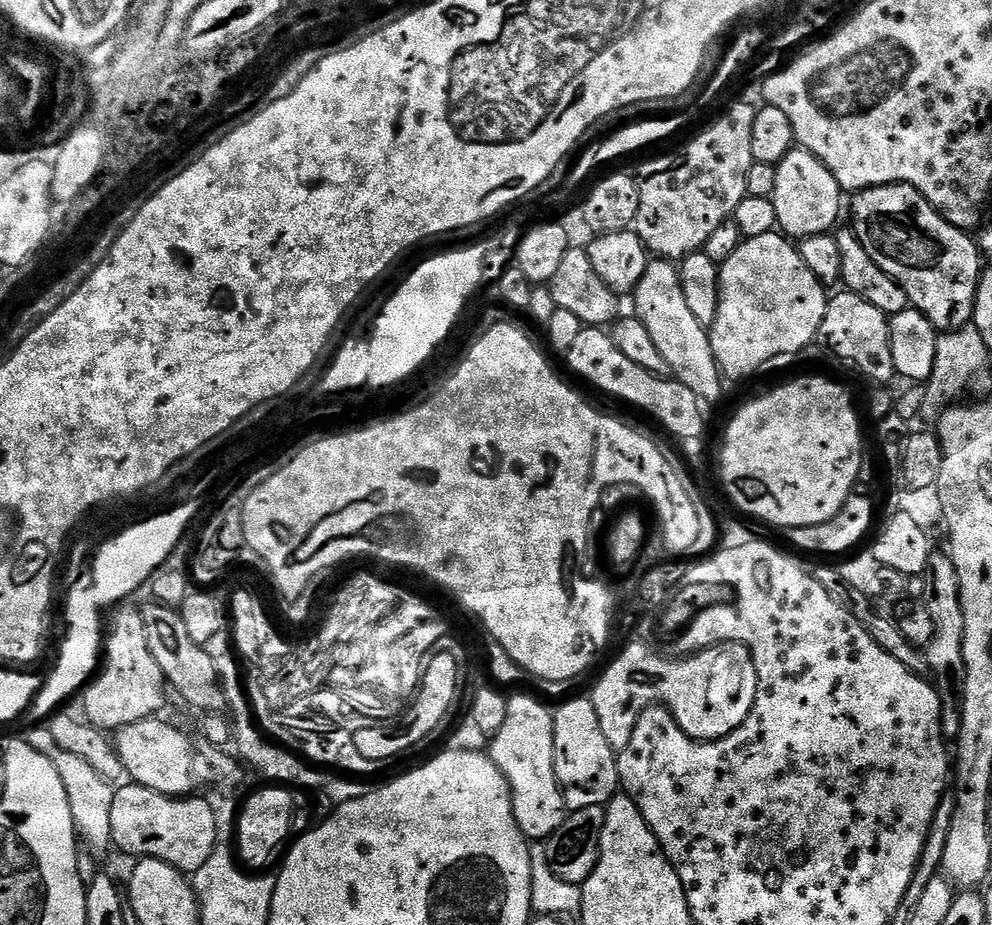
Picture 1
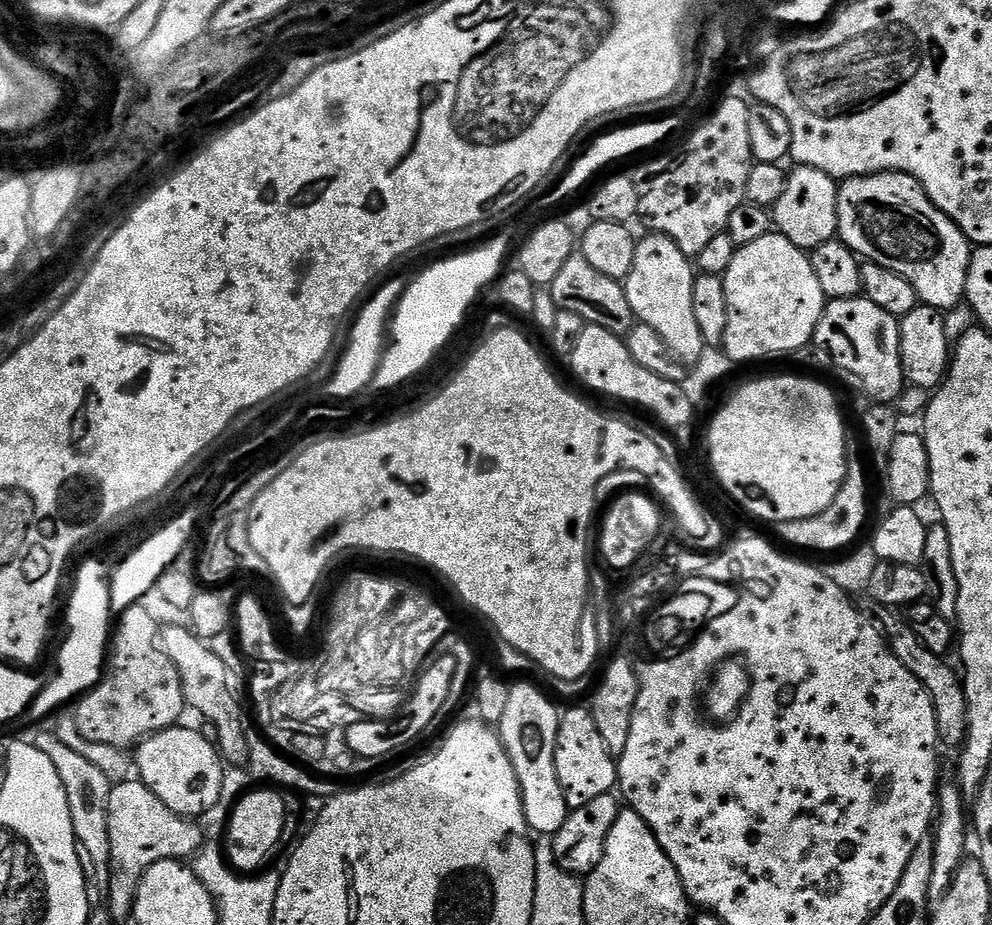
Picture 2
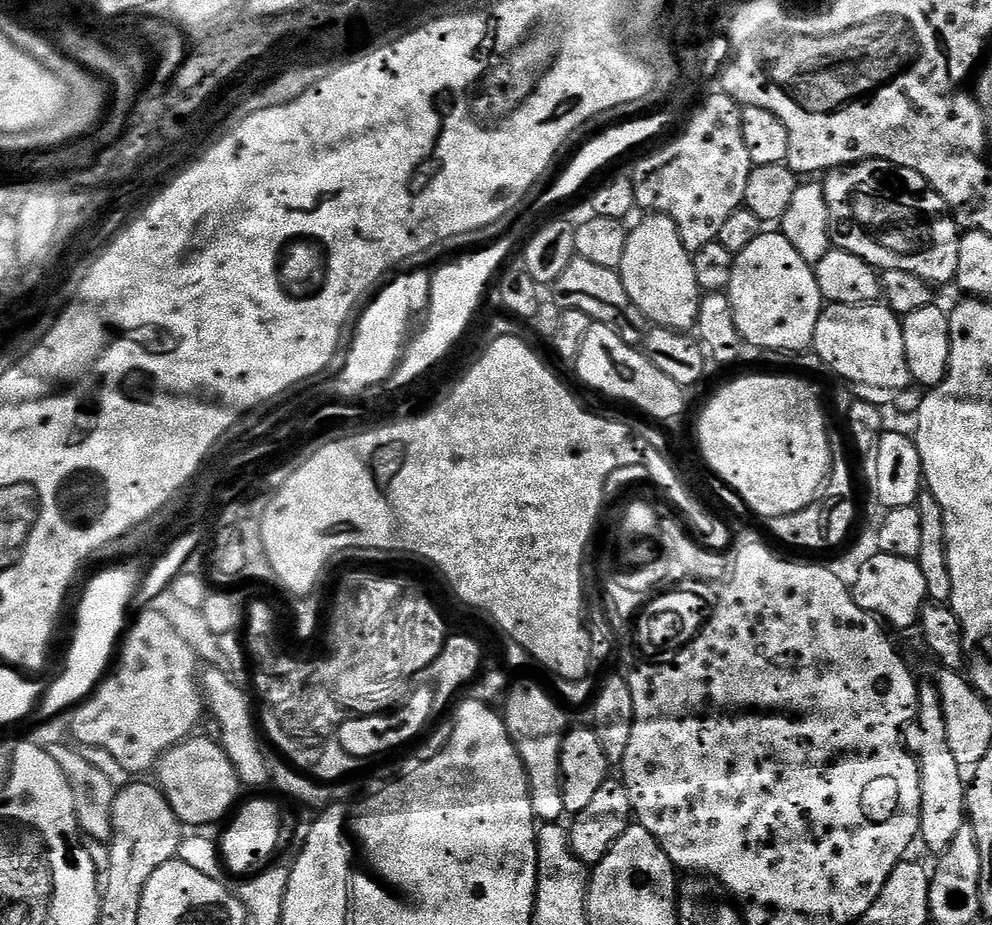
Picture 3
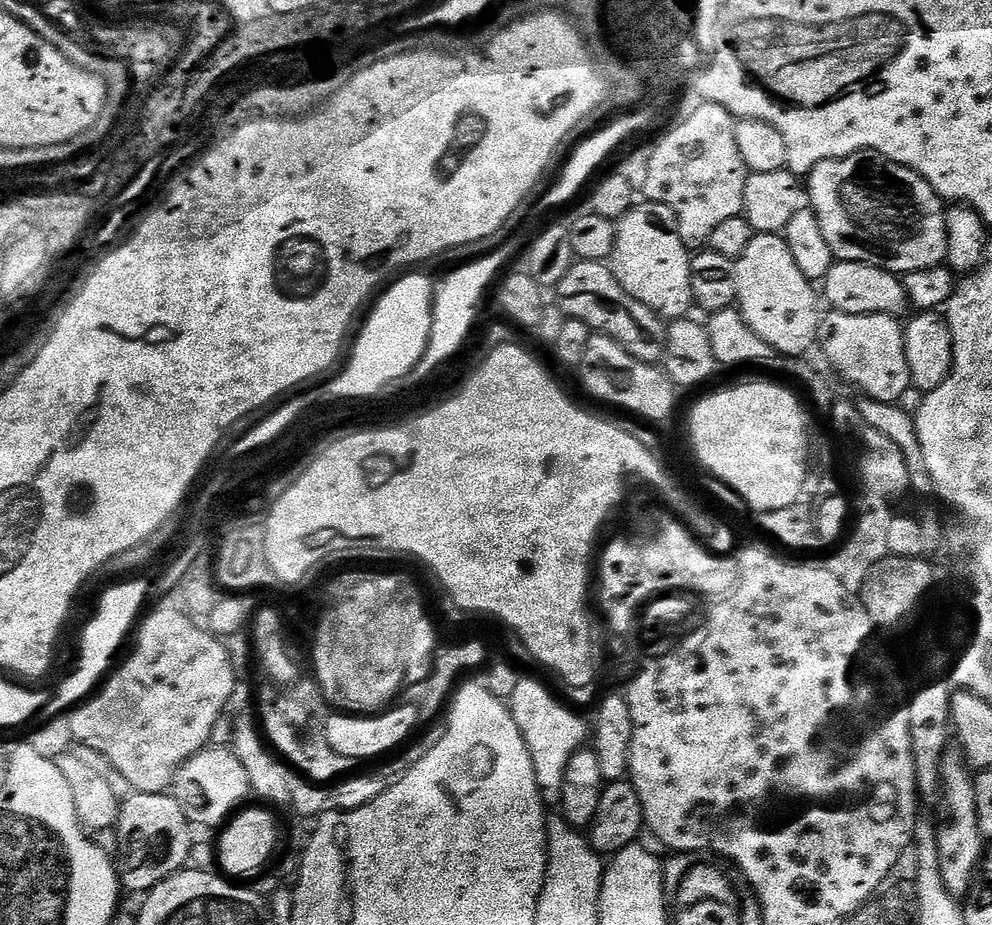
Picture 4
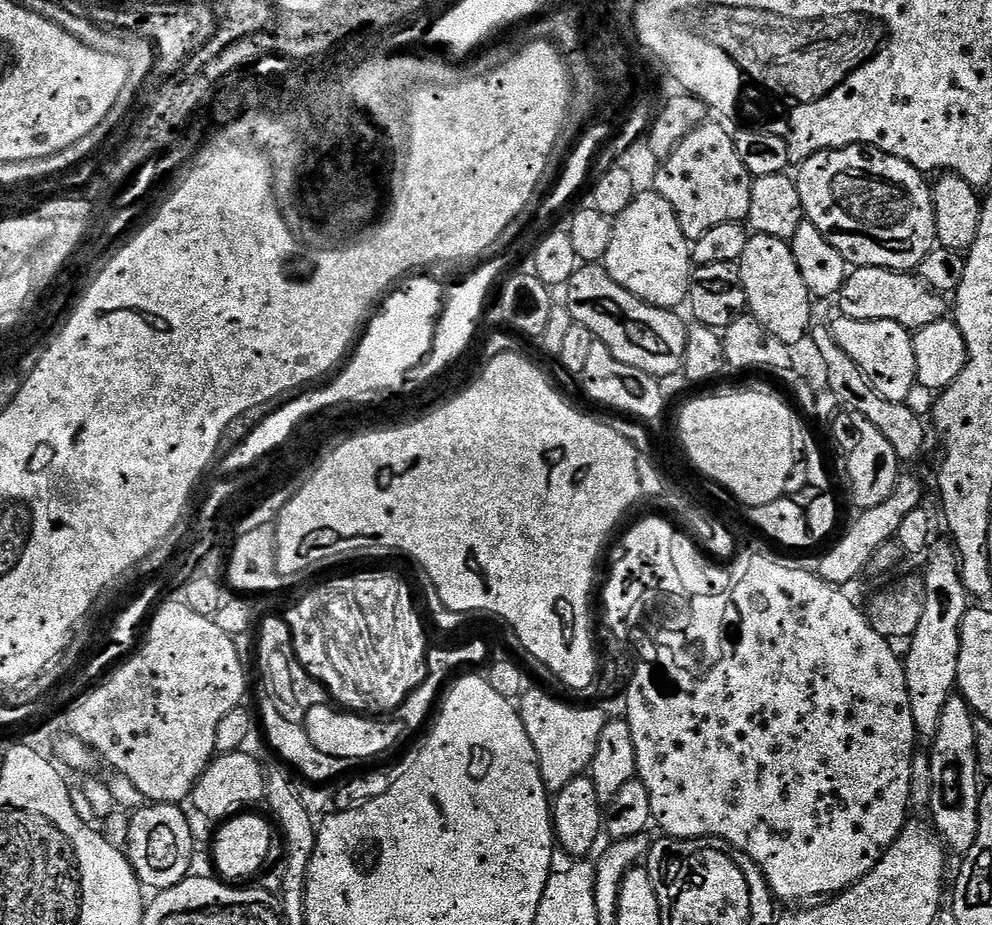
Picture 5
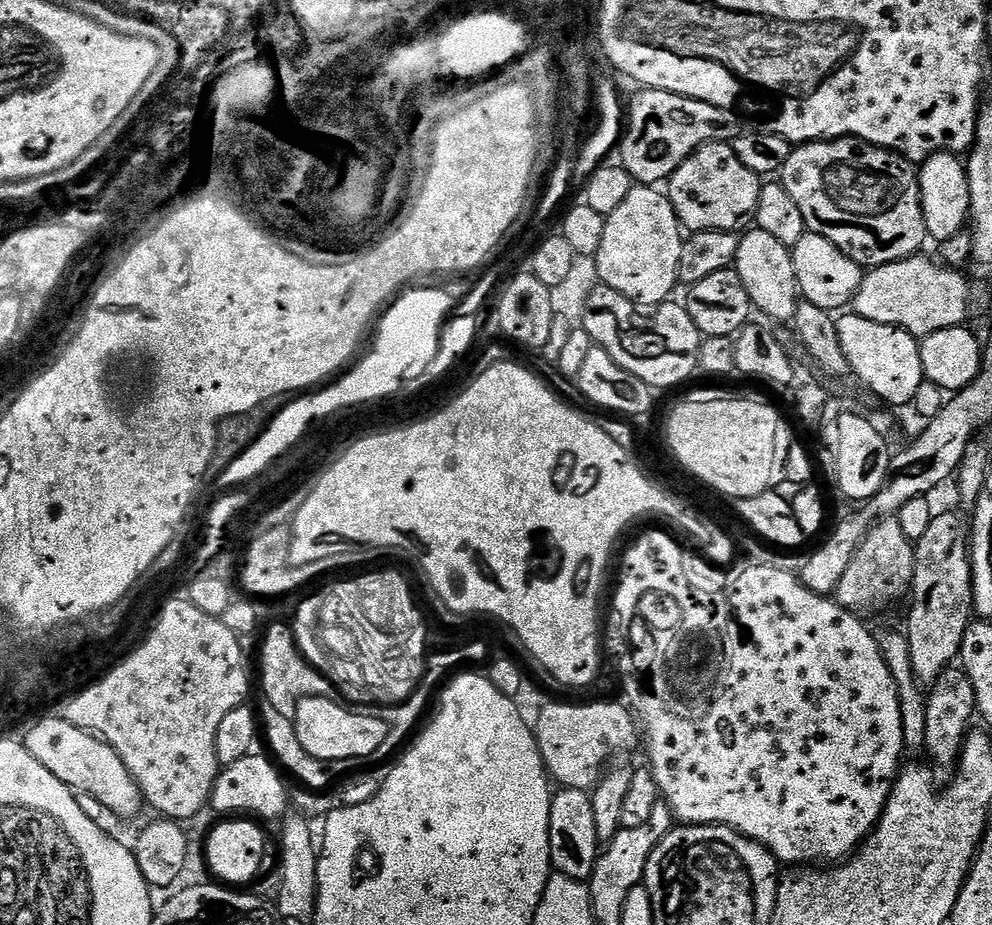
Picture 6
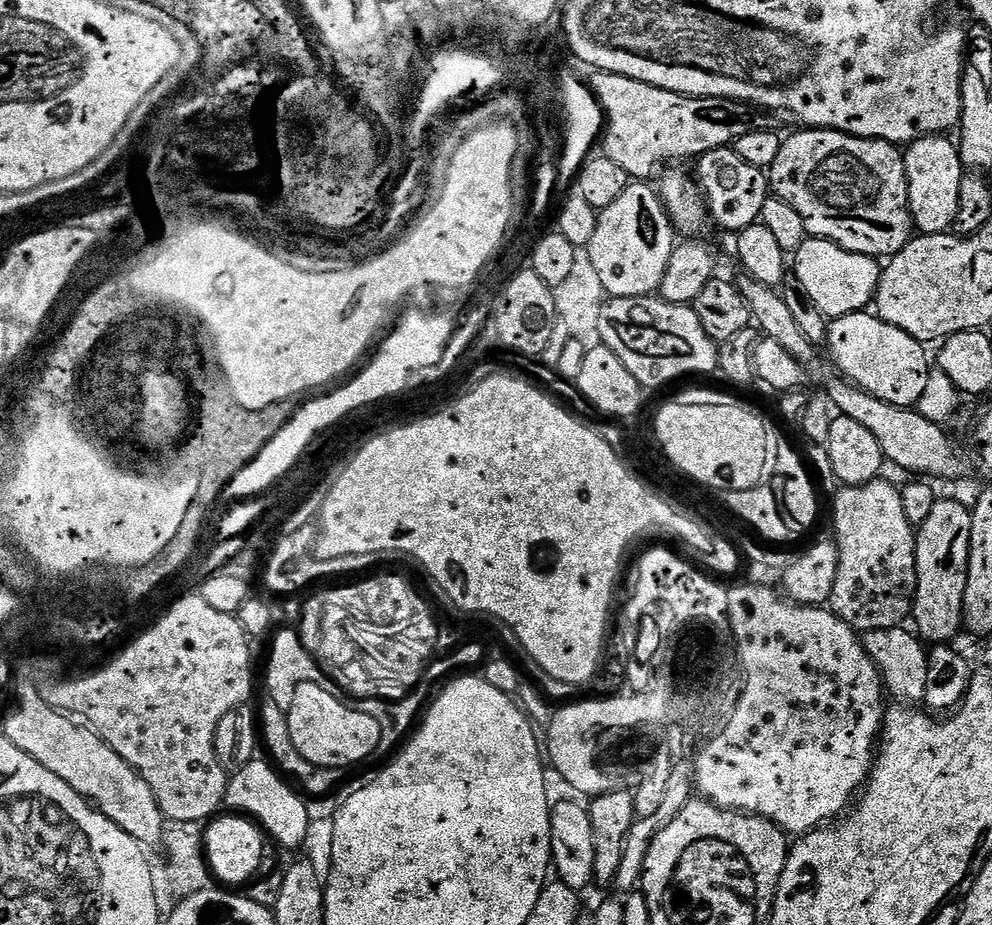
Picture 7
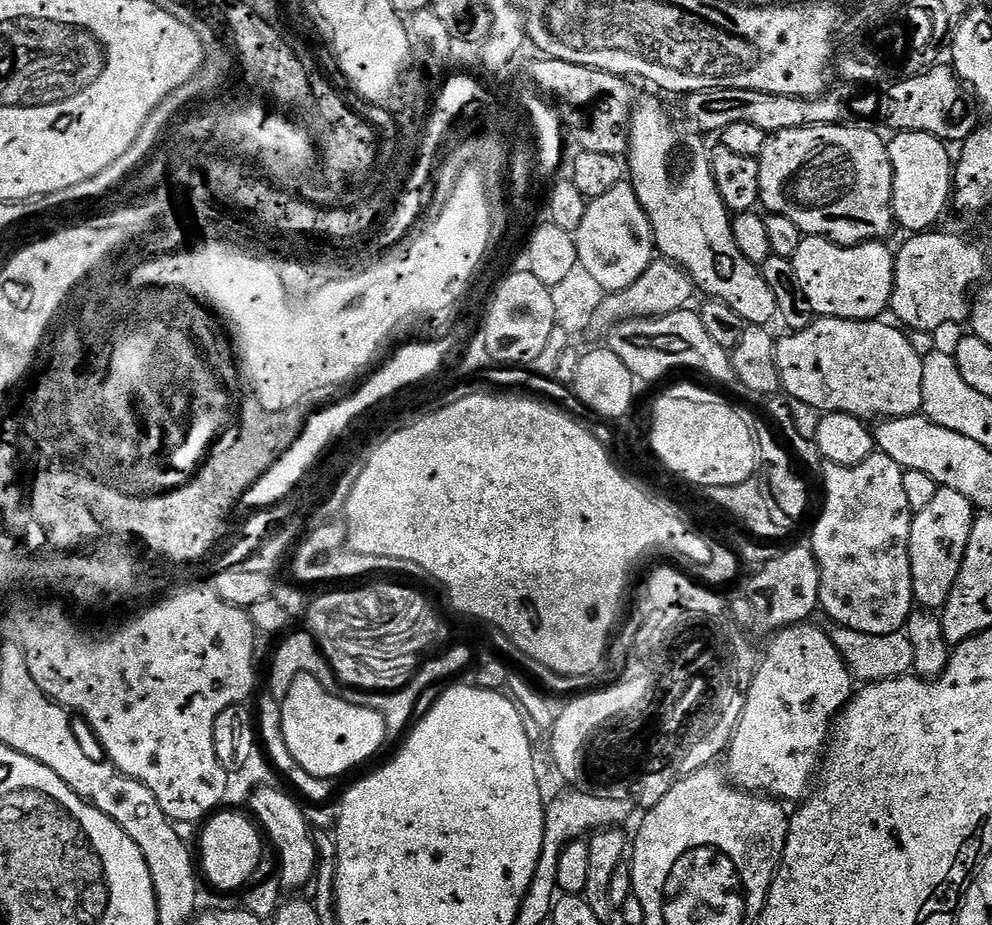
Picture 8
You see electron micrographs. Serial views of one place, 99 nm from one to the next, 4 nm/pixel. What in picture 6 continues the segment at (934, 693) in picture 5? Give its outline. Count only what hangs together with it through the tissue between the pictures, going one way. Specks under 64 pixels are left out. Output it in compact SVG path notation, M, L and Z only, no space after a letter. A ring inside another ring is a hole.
M944 512L933 515L926 534L915 541L916 565L914 566L914 578L910 601L912 609L908 612L908 649L910 650L910 662L921 685L931 685L933 680L942 674L944 668L949 667L959 657L960 647L964 641L964 635L968 625L973 623L974 609L972 606L972 561L970 559L970 532L964 524L952 512Z

